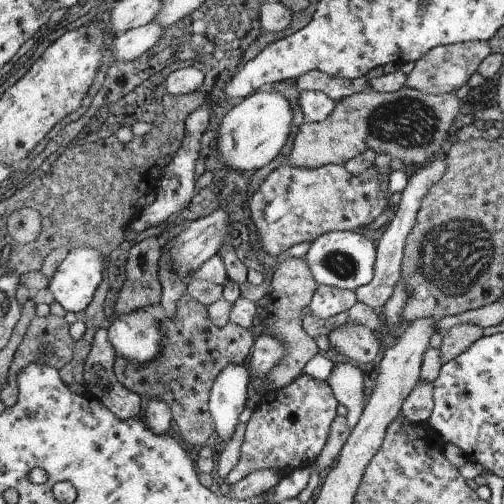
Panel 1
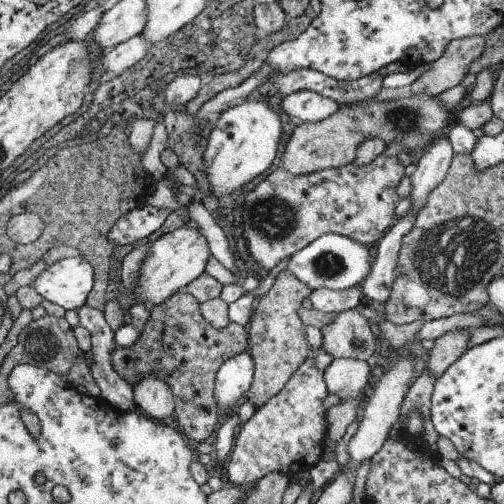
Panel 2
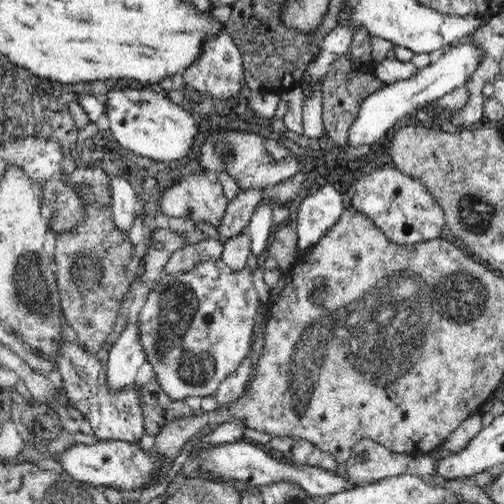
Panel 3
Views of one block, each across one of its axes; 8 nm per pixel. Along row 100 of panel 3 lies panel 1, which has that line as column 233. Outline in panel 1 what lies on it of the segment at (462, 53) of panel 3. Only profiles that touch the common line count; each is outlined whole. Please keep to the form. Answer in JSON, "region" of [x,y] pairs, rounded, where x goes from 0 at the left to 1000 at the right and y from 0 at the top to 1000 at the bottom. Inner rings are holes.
{"region":[[[450,722],[446,734],[427,750],[415,778],[415,821],[427,857],[435,861],[435,889],[442,889],[458,865],[466,845],[474,841],[470,825],[486,813],[490,794],[490,758],[494,758],[490,722]]]}

